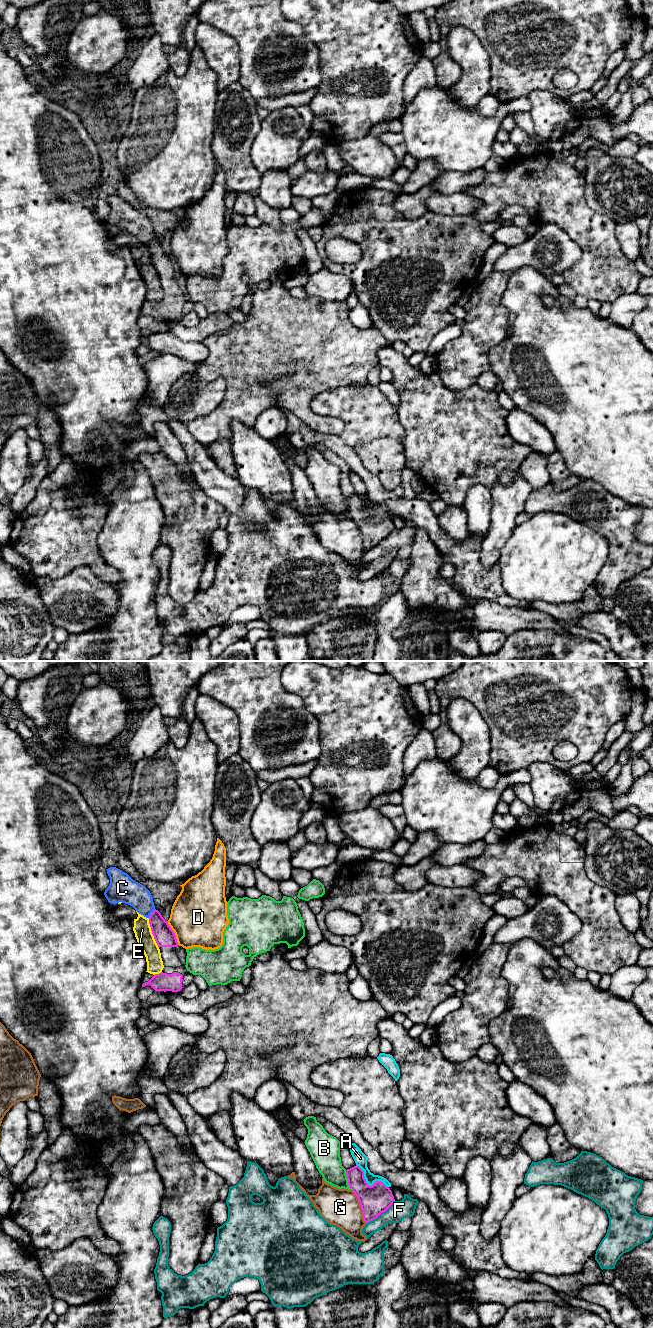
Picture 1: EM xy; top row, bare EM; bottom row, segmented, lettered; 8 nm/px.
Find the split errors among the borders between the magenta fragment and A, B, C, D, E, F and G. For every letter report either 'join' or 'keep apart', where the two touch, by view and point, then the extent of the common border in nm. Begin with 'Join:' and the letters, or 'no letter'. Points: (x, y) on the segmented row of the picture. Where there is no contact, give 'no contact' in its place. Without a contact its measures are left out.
Join: C
A: keep apart | xy (367, 1184) | 320 nm
B: keep apart | xy (348, 1180) | 170 nm
C: join | xy (151, 913) | 90 nm
D: keep apart | xy (174, 933) | 220 nm
E: keep apart | xy (152, 933) | 260 nm
F: keep apart | xy (380, 1213) | 300 nm
G: keep apart | xy (360, 1205) | 300 nm

